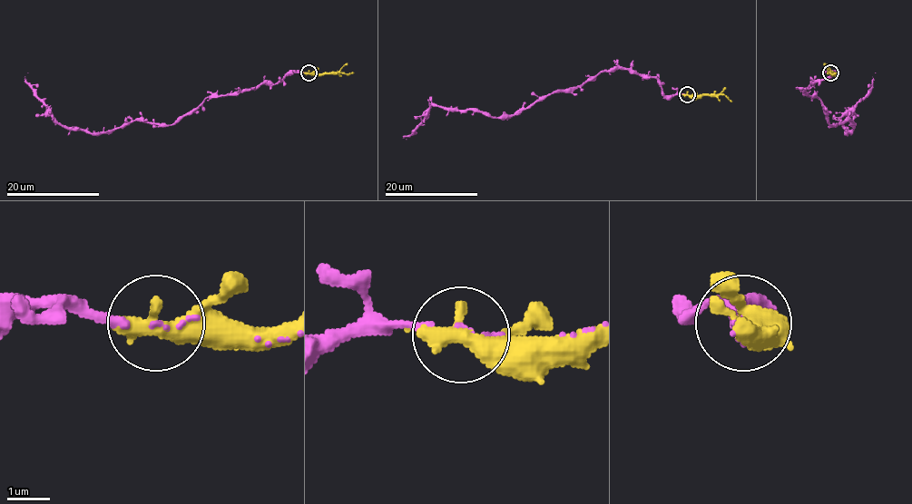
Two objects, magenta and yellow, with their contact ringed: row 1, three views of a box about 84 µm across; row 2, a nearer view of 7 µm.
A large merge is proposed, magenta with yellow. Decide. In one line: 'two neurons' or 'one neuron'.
one neuron

